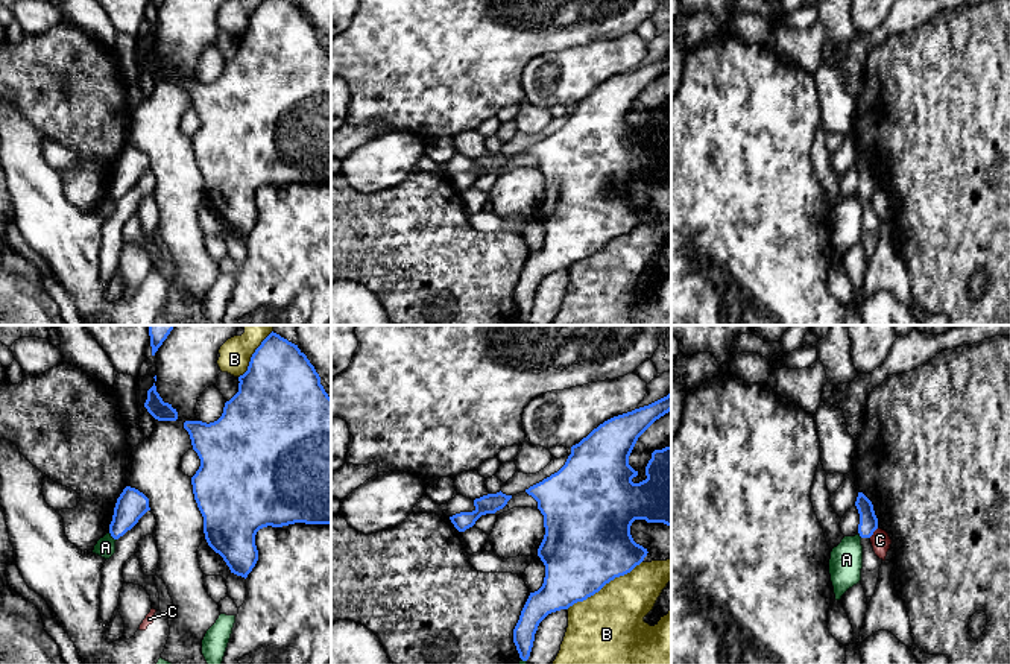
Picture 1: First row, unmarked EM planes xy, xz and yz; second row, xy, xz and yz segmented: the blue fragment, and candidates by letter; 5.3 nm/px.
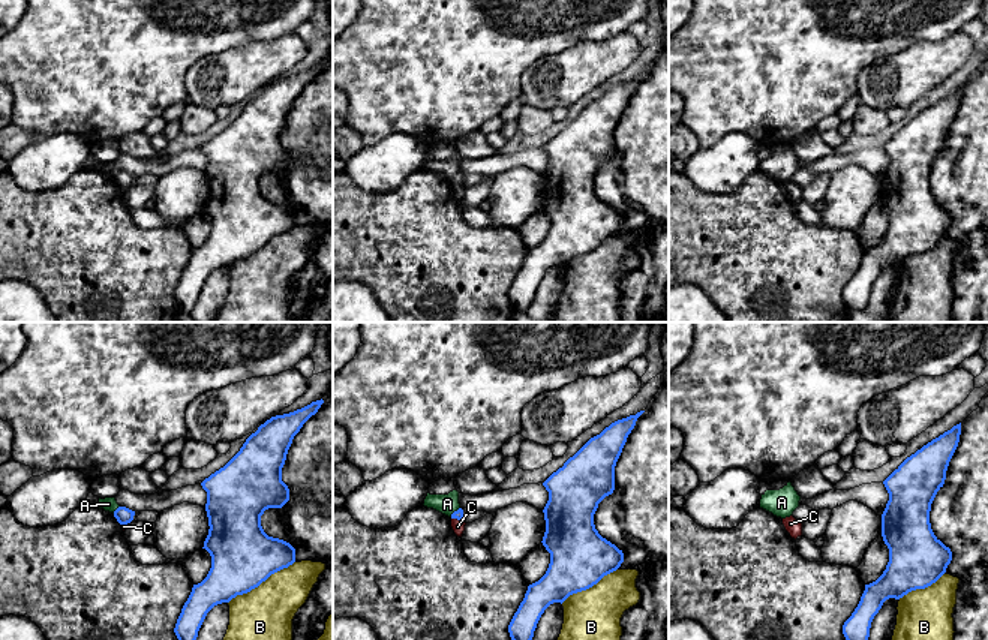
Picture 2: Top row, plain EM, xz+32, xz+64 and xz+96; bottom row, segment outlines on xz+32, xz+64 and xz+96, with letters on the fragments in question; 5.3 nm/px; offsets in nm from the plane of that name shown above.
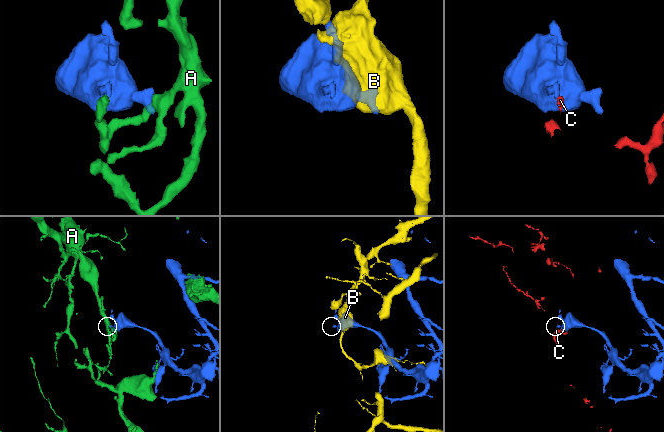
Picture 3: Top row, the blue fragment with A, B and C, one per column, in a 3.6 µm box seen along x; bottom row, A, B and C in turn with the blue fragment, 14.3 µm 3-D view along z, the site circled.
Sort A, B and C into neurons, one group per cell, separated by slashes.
A / B / C

